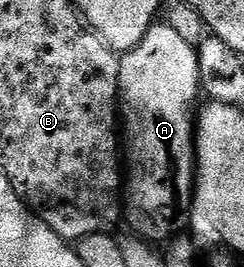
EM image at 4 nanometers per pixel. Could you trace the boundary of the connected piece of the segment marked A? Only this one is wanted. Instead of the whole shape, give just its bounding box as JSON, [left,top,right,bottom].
[119,25,201,241]

